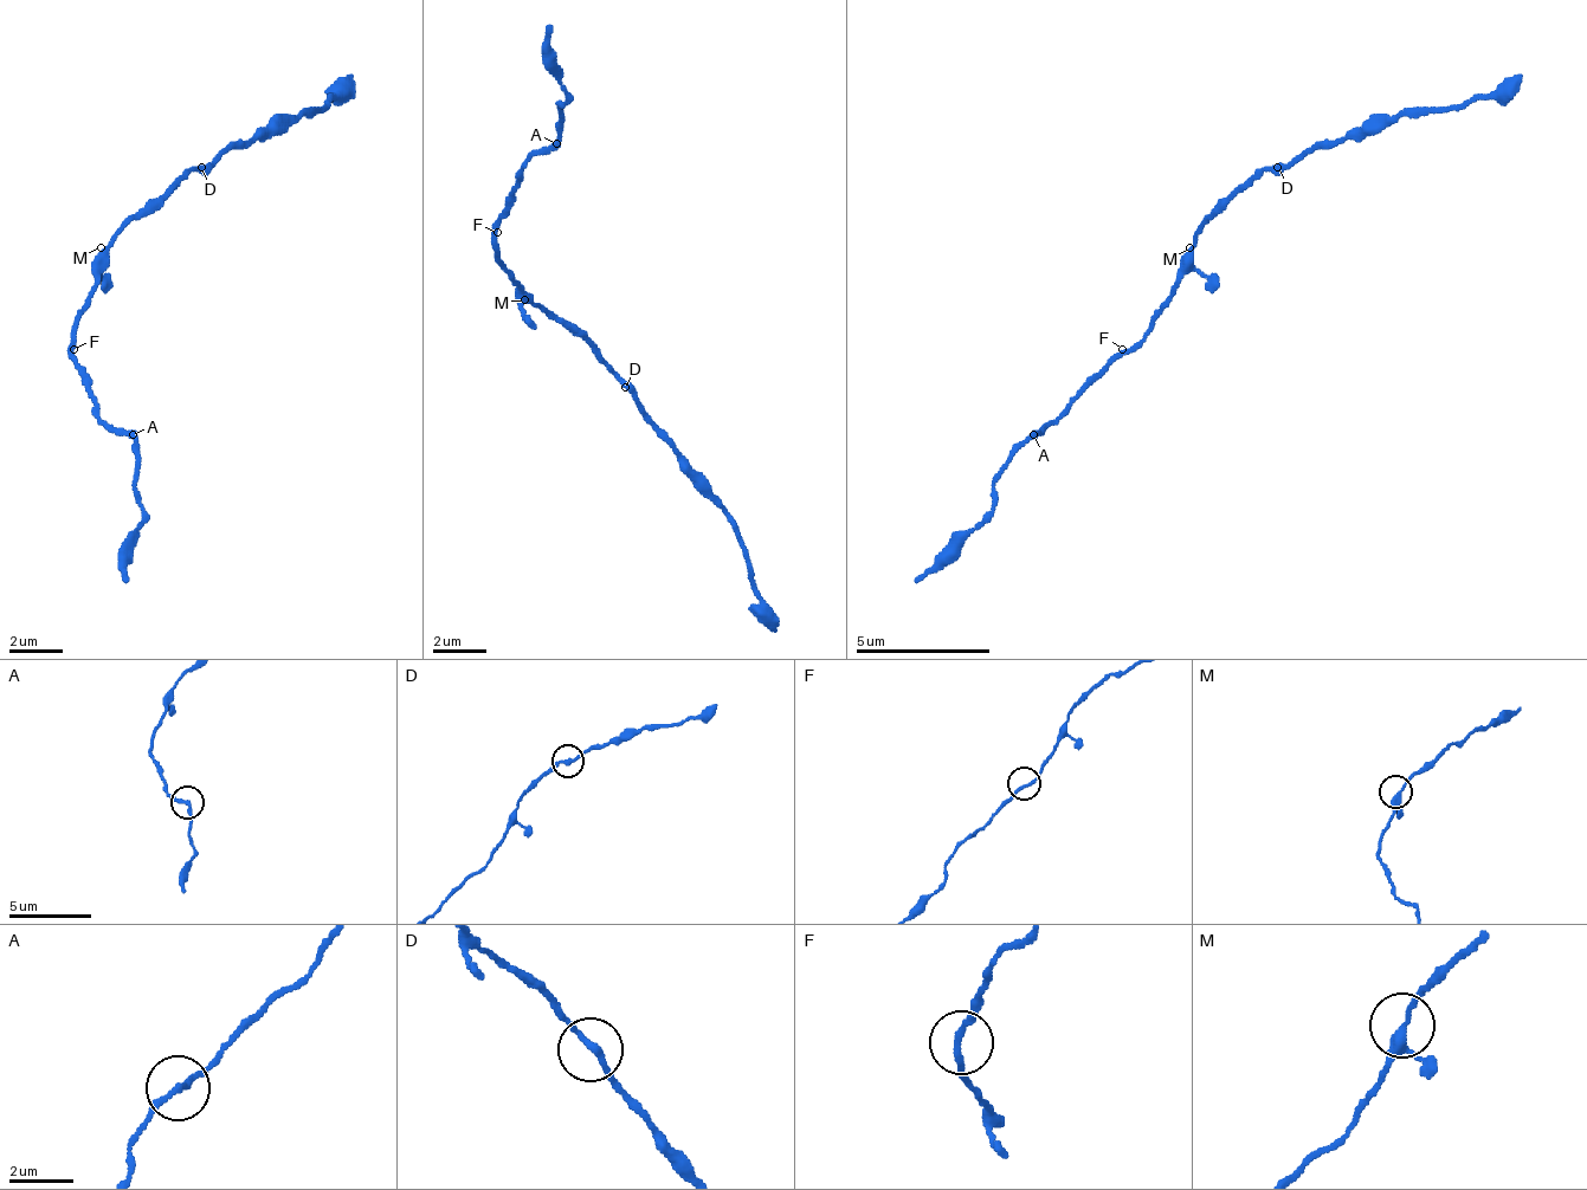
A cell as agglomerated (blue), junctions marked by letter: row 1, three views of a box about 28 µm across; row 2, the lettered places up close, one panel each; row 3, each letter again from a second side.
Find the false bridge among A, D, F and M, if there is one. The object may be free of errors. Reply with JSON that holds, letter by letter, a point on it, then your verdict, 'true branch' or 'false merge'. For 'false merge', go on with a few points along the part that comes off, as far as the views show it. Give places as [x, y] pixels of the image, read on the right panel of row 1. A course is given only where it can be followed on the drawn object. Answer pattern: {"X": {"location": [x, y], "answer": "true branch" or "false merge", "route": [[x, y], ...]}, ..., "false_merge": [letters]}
{"A": {"location": [1033, 434], "answer": "true branch"}, "D": {"location": [1277, 167], "answer": "true branch"}, "F": {"location": [1122, 349], "answer": "true branch"}, "M": {"location": [1189, 247], "answer": "true branch"}, "false_merge": []}

